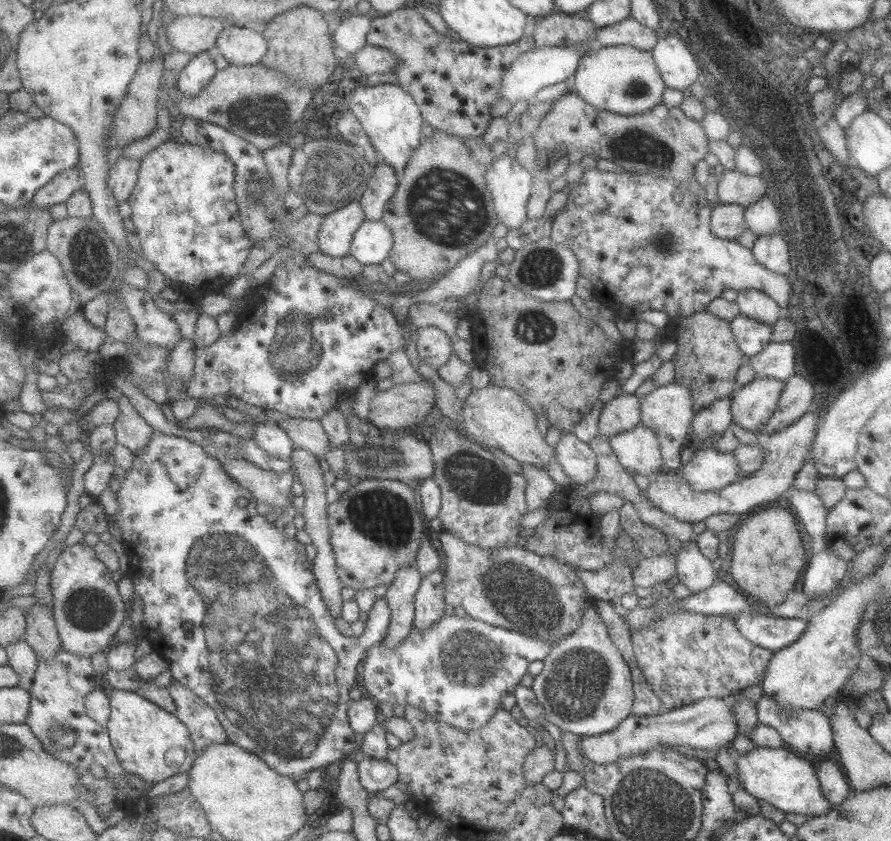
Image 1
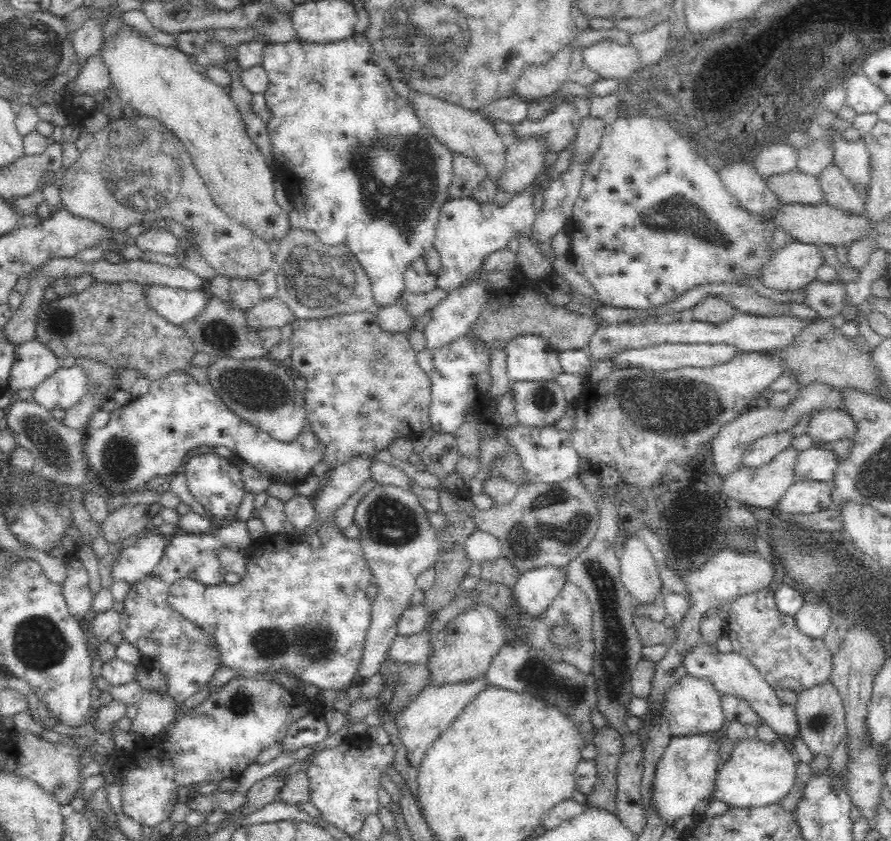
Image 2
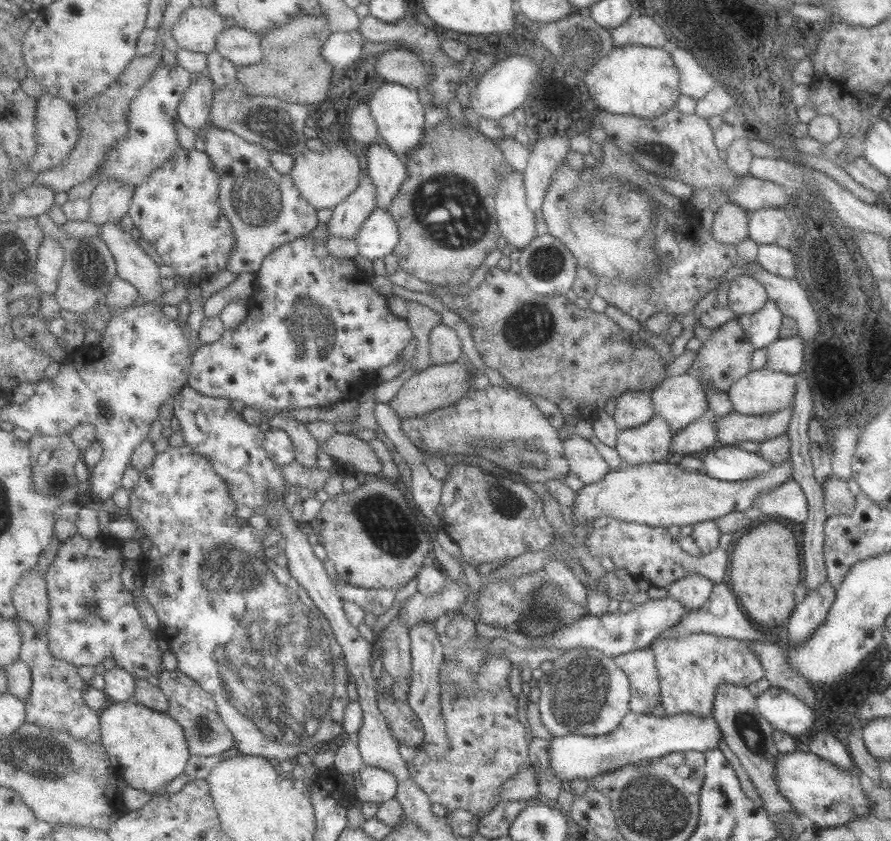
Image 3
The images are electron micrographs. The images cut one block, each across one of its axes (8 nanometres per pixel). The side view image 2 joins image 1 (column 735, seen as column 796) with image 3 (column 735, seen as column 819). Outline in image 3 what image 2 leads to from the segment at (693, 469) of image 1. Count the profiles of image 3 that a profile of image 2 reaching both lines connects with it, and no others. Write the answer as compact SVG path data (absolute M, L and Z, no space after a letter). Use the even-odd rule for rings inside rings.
M715 446L701 455L702 471L718 480L737 481L766 473L776 465L739 446Z

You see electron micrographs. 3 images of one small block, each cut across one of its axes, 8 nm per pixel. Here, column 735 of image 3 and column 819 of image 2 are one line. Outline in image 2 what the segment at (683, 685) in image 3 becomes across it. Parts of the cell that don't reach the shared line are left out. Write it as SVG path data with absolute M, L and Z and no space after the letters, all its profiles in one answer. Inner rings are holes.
M770 587L736 598L734 602L728 604L728 608L730 609L730 616L724 619L722 636L732 643L732 651L744 656L756 667L760 676L775 691L780 688L788 688L788 690L794 690L797 694L802 690L822 684L830 678L833 655L828 651L826 644L820 638L809 638L808 635L798 629L794 617L778 611L775 602L775 591Z

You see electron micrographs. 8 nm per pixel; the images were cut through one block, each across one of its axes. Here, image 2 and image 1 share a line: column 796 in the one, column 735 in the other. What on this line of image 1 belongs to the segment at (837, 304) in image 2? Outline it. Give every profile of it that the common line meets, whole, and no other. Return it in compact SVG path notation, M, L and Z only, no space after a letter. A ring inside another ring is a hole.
M756 289L739 290L735 303L742 315L769 325L785 314L773 298Z

